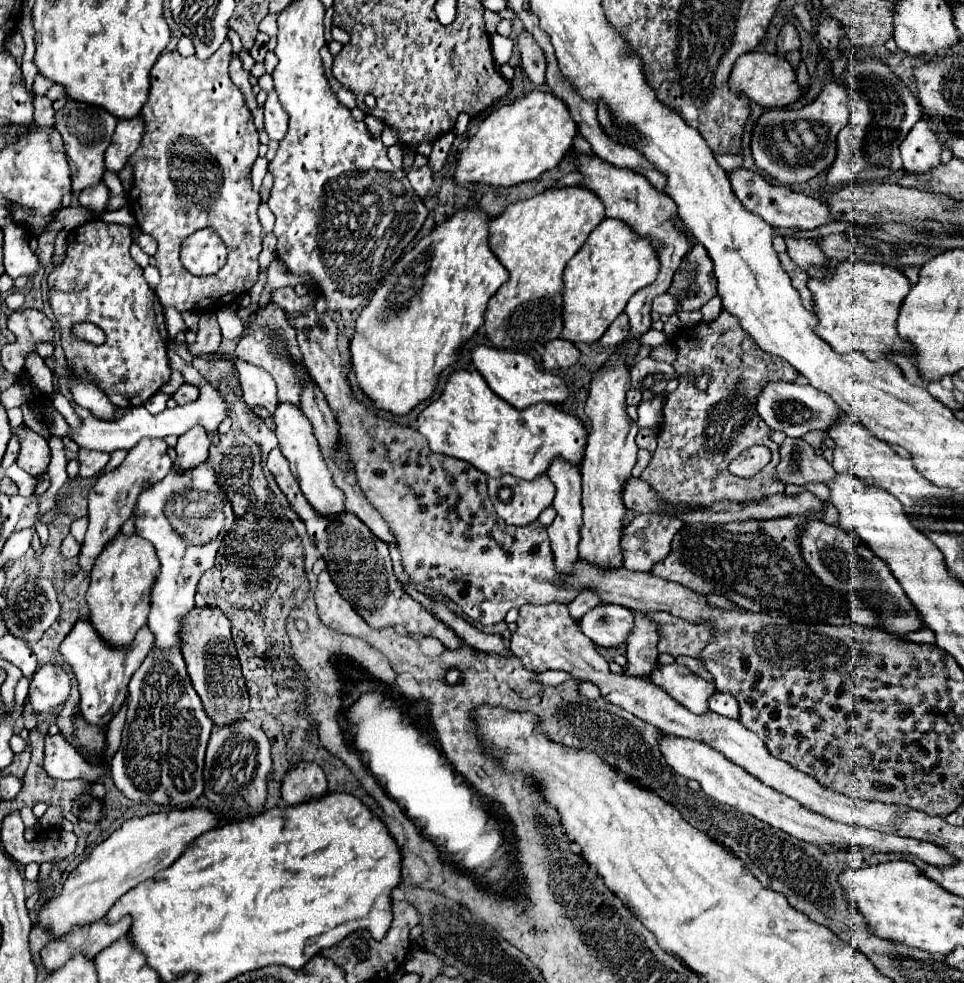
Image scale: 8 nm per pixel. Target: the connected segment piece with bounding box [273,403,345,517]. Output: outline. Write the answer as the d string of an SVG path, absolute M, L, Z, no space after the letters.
M279 403L275 413L273 413L273 423L275 423L275 433L279 439L279 449L283 453L283 457L289 461L291 471L295 475L295 479L299 481L299 487L305 495L305 499L309 501L309 505L321 515L321 517L337 517L341 513L345 513L345 495L343 491L333 483L331 471L321 455L319 443L313 435L313 425L311 421L305 417L305 413L293 405L293 403Z

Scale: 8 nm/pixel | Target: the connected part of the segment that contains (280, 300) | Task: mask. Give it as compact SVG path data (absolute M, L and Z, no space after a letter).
M283 287L283 289L273 291L273 303L277 303L285 311L299 311L303 305L313 305L315 299L313 299L313 295L299 297L299 295L295 295L293 287Z

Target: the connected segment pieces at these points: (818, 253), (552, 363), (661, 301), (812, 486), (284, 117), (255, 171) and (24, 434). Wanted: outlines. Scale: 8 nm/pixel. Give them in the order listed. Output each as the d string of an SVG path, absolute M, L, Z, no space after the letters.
M785 237L787 253L789 257L803 269L807 267L821 267L829 259L823 255L819 239L797 239L797 237Z
M553 339L549 343L545 343L545 353L541 355L541 365L545 369L565 369L577 363L579 351L573 343L565 341L565 339Z
M667 291L667 293L663 293L663 295L659 295L655 301L653 301L653 311L657 311L657 313L661 313L661 315L673 315L675 311L677 311L677 299Z
M810 483L805 486L805 489L823 501L829 501L830 499L829 488L824 483Z
M272 90L265 103L265 131L269 133L271 139L281 141L287 133L287 123L289 123L289 115L277 101L275 90Z
M255 161L252 171L251 171L251 180L253 183L253 190L256 193L260 193L263 177L268 171L268 163L265 161Z
M29 427L15 429L15 433L21 439L21 451L19 451L17 465L21 469L25 469L33 477L43 475L47 471L49 461L51 461L51 451L49 451L47 439L41 437L41 435L37 435Z

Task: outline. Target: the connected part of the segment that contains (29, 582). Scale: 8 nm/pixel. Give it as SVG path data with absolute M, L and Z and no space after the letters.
M21 573L13 579L13 583L7 587L7 607L1 613L1 619L7 625L7 631L19 639L23 639L25 643L33 645L37 643L43 633L55 623L55 619L59 617L59 601L57 601L57 593L55 587L49 579L41 577L41 575L27 575Z

